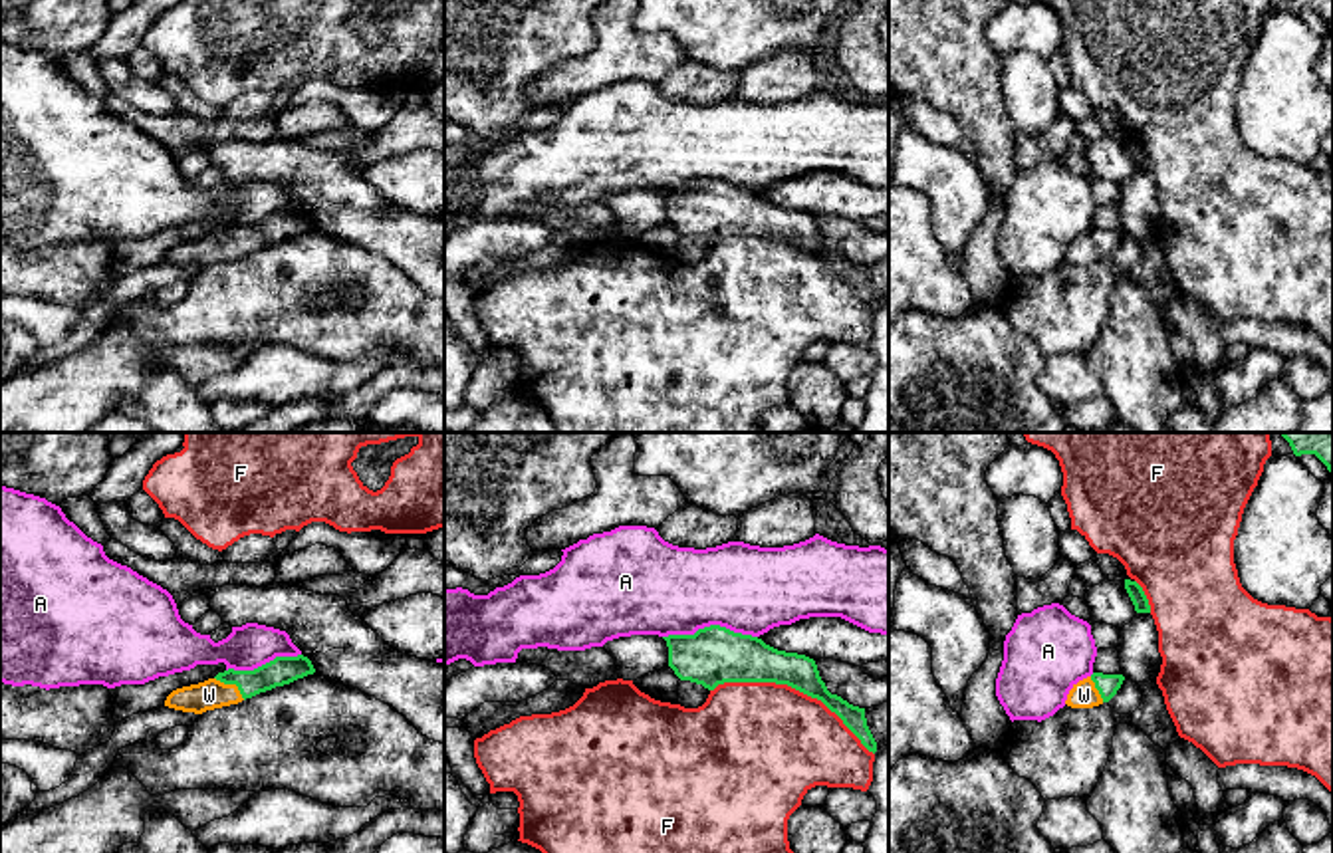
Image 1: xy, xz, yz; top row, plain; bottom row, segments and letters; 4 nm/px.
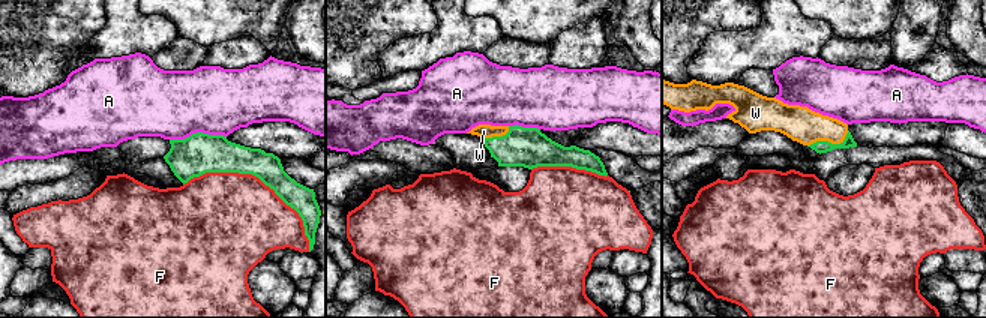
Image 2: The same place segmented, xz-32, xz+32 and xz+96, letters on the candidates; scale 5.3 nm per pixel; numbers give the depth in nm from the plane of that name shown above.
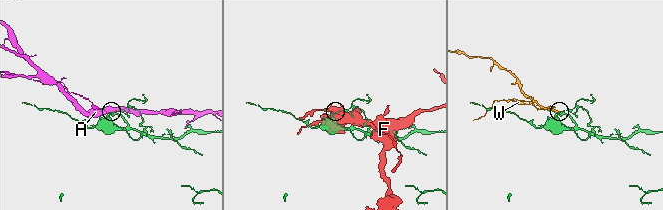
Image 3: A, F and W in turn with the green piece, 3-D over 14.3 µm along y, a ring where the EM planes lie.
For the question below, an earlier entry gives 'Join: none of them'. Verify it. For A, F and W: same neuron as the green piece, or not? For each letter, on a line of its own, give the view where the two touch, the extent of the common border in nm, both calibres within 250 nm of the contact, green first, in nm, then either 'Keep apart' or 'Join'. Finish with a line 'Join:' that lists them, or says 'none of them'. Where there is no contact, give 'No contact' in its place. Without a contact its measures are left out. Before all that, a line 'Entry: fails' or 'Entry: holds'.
Entry: fails
A: Touches green in xz. Shared border 380 nm. Thickness 240 nm (green) against 380 nm. Keep apart
F: Touches green in xz. Shared border 700 nm. Thickness 190 nm (green) against 480 nm. Keep apart
W: Touches green in xy. Shared border 160 nm. Thickness 120 nm (green) against 120 nm. Join
Join: W

